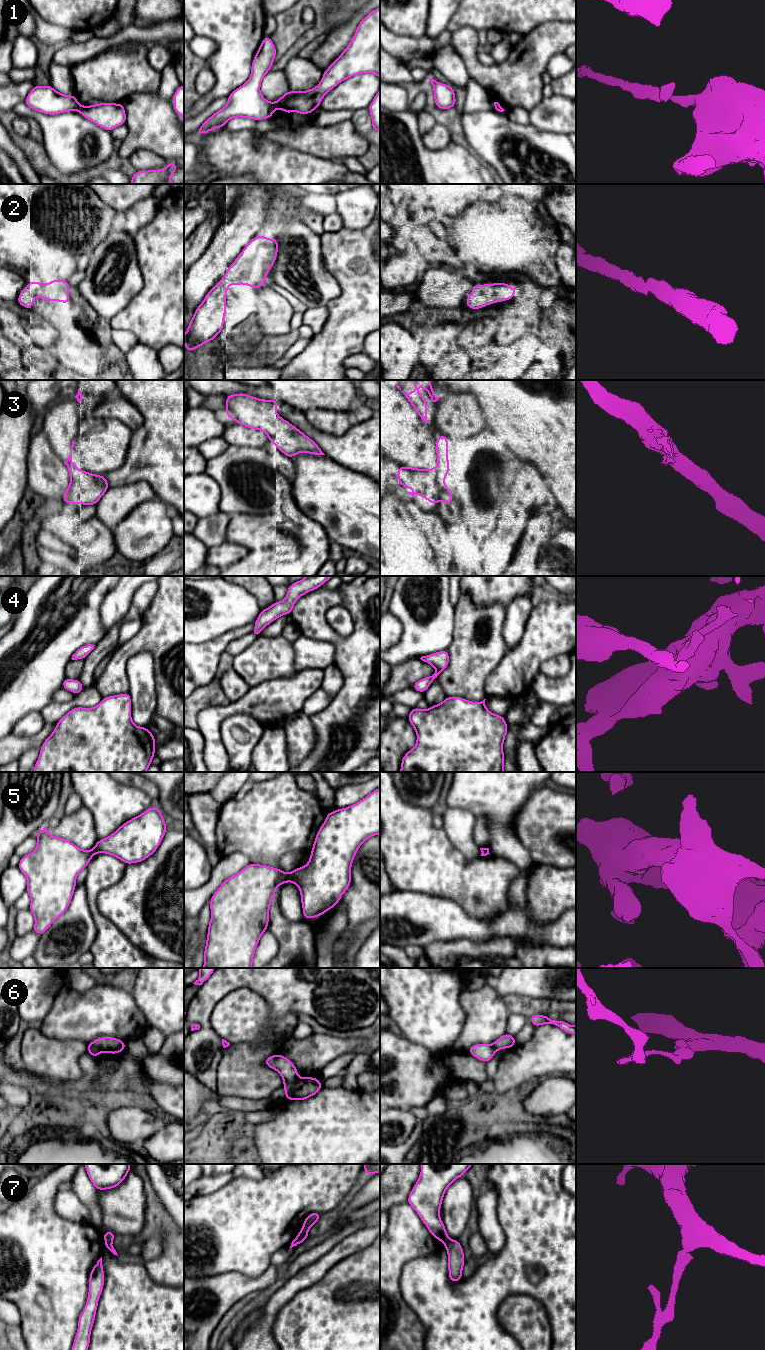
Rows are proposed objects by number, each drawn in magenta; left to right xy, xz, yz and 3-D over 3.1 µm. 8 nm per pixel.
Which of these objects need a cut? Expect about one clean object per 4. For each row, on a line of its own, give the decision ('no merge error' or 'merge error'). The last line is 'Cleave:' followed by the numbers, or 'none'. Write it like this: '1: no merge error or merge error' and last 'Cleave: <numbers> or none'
1: merge error
2: no merge error
3: no merge error
4: merge error
5: merge error
6: merge error
7: merge error
Cleave: 1, 4, 5, 6, 7

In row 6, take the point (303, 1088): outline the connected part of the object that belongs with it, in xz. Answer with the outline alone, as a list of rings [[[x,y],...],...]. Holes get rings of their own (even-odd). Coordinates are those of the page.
[[[315,1077],[300,1078],[295,1082],[284,1083],[286,1100],[306,1100],[316,1095],[322,1088],[322,1082]]]

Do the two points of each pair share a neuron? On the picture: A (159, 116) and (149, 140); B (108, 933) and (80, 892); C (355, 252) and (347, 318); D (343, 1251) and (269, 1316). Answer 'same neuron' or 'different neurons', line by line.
A: same neuron
B: different neurons
C: same neuron
D: same neuron

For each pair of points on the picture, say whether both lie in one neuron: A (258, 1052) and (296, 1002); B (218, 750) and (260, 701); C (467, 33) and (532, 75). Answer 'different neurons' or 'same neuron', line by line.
A: same neuron
B: same neuron
C: same neuron

